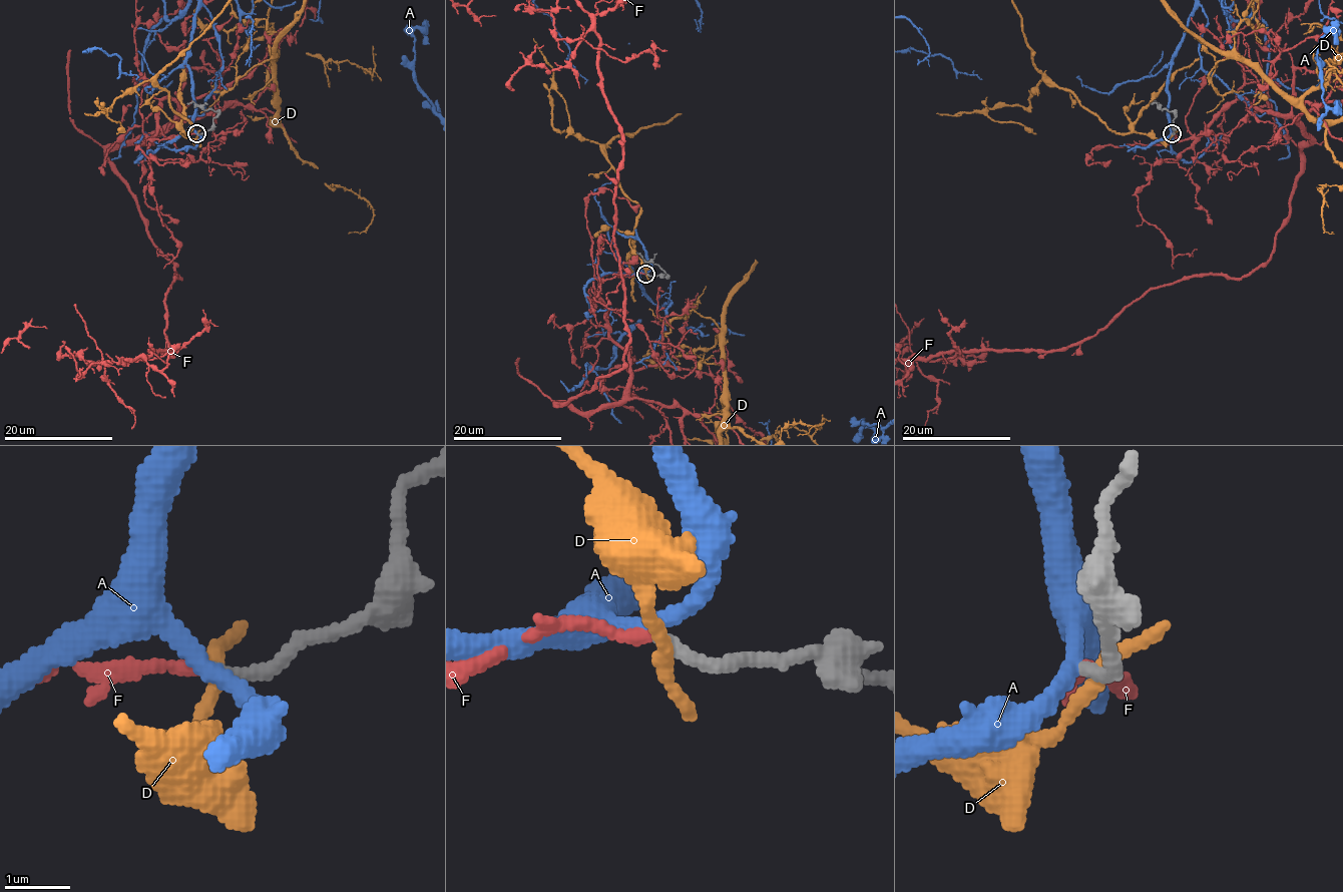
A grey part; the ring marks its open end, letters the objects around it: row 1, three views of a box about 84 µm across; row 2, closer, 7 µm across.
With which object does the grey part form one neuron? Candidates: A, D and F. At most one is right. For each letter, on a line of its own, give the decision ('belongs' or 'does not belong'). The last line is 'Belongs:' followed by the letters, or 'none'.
A: does not belong
D: does not belong
F: belongs
Belongs: F

